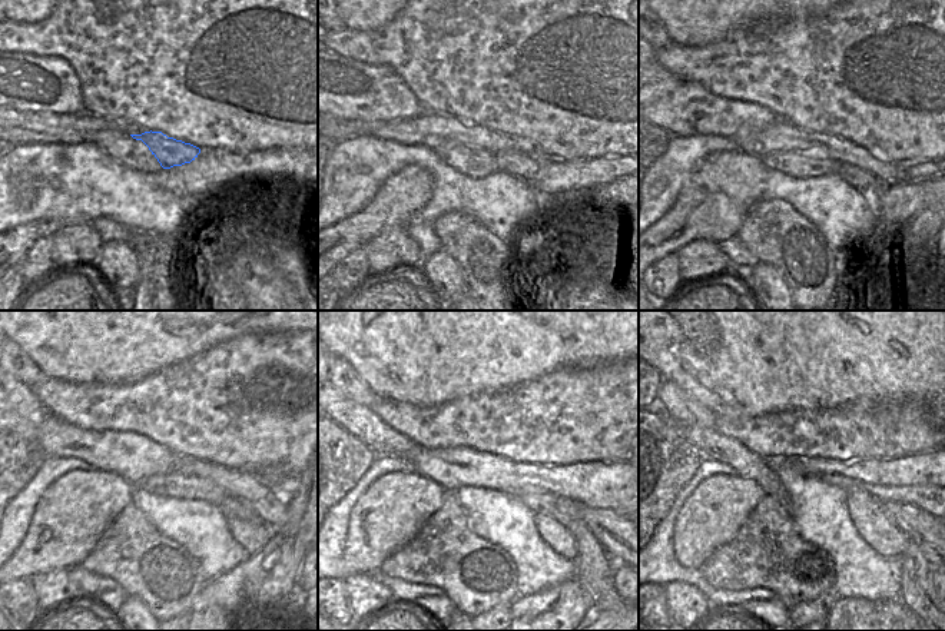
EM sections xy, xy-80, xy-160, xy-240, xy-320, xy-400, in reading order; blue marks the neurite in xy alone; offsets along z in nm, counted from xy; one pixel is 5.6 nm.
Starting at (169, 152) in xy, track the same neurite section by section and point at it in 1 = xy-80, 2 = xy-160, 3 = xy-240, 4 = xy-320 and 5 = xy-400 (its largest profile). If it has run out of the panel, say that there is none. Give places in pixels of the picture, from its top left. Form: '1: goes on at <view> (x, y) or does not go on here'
1: goes on at xy-80 (523, 166)
2: goes on at xy-160 (862, 181)
3: goes on at xy-240 (231, 507)
4: goes on at xy-320 (593, 567)
5: goes on at xy-400 (915, 593)

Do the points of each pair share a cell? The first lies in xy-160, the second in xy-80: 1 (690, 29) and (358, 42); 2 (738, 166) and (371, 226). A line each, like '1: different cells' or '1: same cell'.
1: different cells
2: same cell

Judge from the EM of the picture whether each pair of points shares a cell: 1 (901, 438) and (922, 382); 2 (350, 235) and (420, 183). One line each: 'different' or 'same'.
1: different
2: same

